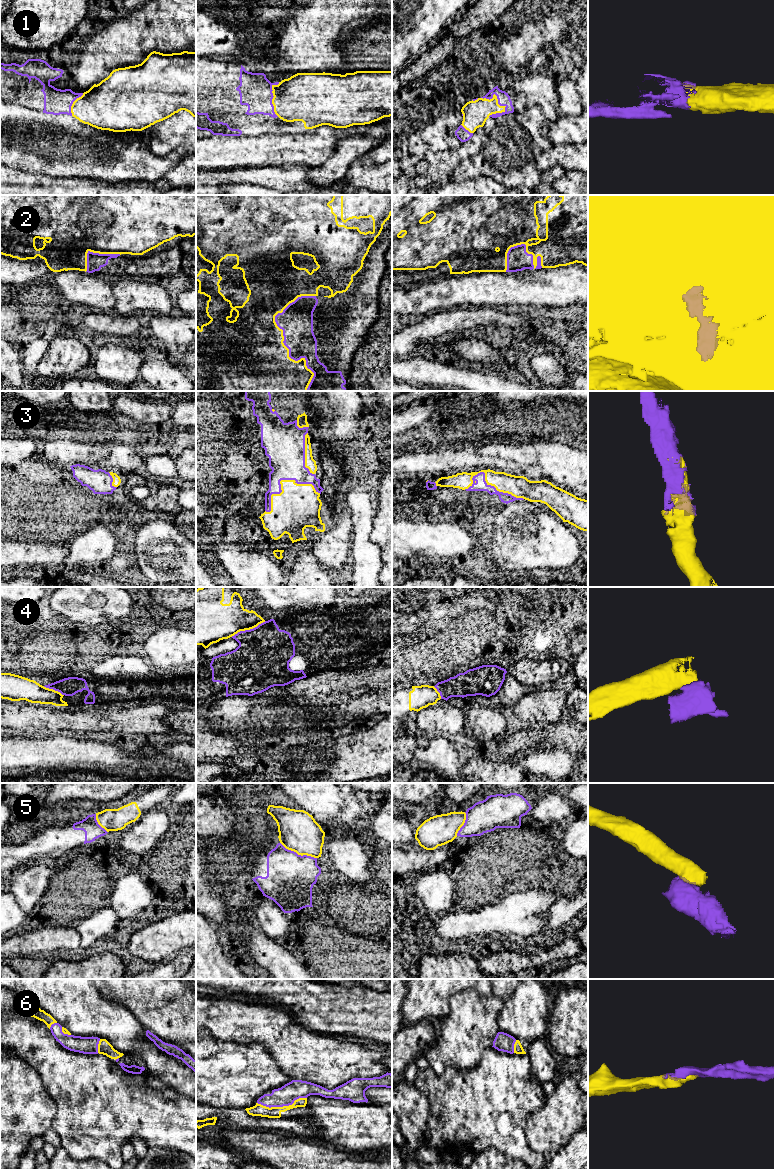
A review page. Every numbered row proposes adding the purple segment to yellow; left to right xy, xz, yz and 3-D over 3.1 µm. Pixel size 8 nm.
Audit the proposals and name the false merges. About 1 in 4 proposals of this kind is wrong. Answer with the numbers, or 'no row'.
2, 4, 5

